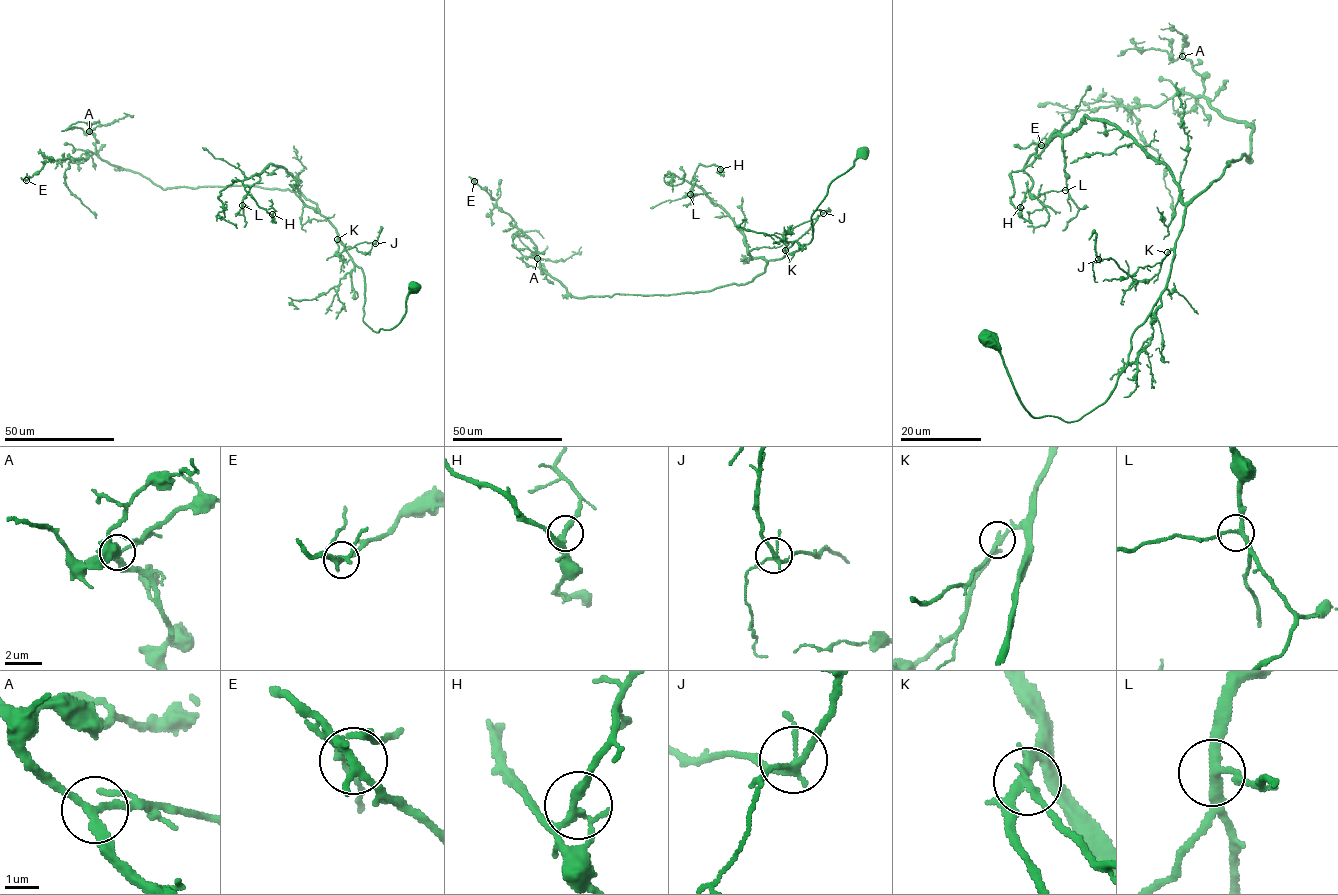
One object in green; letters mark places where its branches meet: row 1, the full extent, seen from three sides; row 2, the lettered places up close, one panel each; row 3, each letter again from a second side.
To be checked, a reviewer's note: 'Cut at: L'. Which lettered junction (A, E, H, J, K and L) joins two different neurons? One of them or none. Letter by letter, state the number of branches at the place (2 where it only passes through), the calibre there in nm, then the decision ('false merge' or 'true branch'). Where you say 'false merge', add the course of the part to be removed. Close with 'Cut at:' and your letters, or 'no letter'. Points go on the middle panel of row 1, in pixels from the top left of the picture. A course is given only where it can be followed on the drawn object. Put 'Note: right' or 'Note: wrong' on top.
Note: wrong
A: branches 3; calibre 240 nm; true branch
E: branches 4; calibre 200 nm; true branch
H: branches 5; calibre 220 nm; true branch
J: branches 4; calibre 200 nm; true branch
K: branches 4; calibre 220 nm; true branch
L: branches 3; calibre 240 nm; true branch
Cut at: no letter

